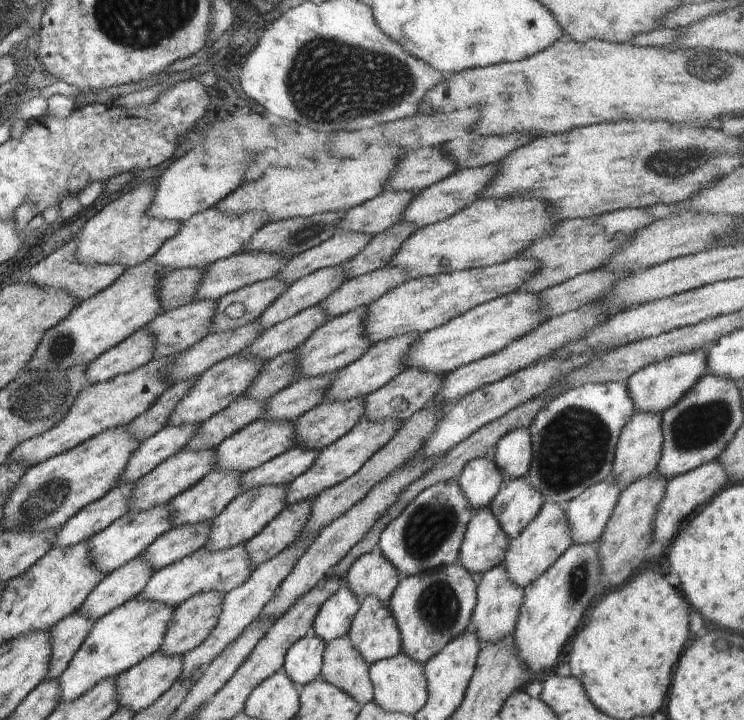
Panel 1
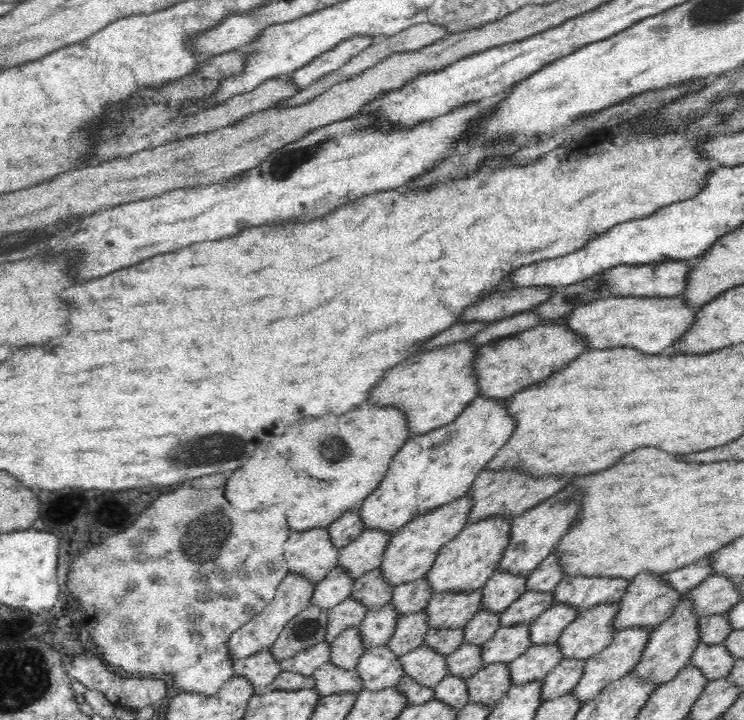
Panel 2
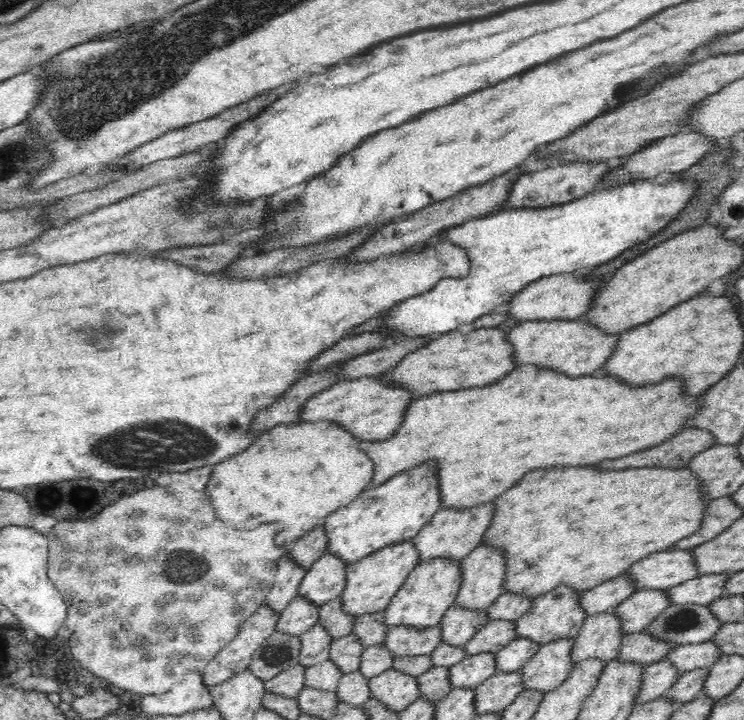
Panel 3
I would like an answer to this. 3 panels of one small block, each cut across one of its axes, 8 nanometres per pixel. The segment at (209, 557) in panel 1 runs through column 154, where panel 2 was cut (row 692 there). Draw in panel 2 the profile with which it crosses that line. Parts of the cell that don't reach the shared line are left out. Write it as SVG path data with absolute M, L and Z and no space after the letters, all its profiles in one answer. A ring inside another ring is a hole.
M633 626L619 630L604 650L585 659L582 676L572 690L578 702L583 704L594 700L610 682L614 682L631 672L638 664L651 632L652 630L647 628L634 628Z

